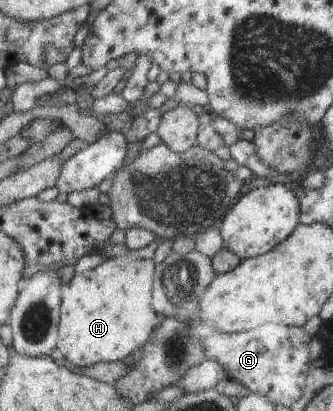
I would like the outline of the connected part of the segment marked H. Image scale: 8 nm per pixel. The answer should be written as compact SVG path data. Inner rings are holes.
M129 251L127 254L121 254L119 257L106 260L101 266L87 273L81 273L74 278L68 285L64 286L64 303L62 306L62 321L60 322L61 342L58 348L67 360L73 362L76 366L86 369L100 363L118 363L121 360L127 360L129 356L134 356L137 352L142 351L148 342L152 340L152 336L160 328L165 314L160 314L154 306L154 288L156 283L157 265L151 260L138 260L135 258L135 251Z

